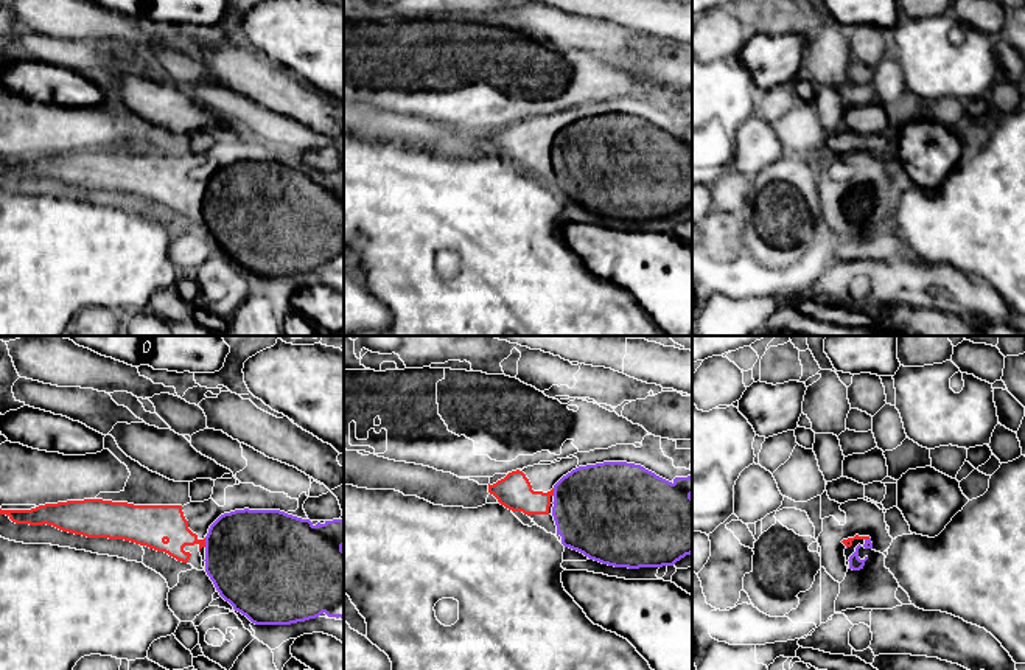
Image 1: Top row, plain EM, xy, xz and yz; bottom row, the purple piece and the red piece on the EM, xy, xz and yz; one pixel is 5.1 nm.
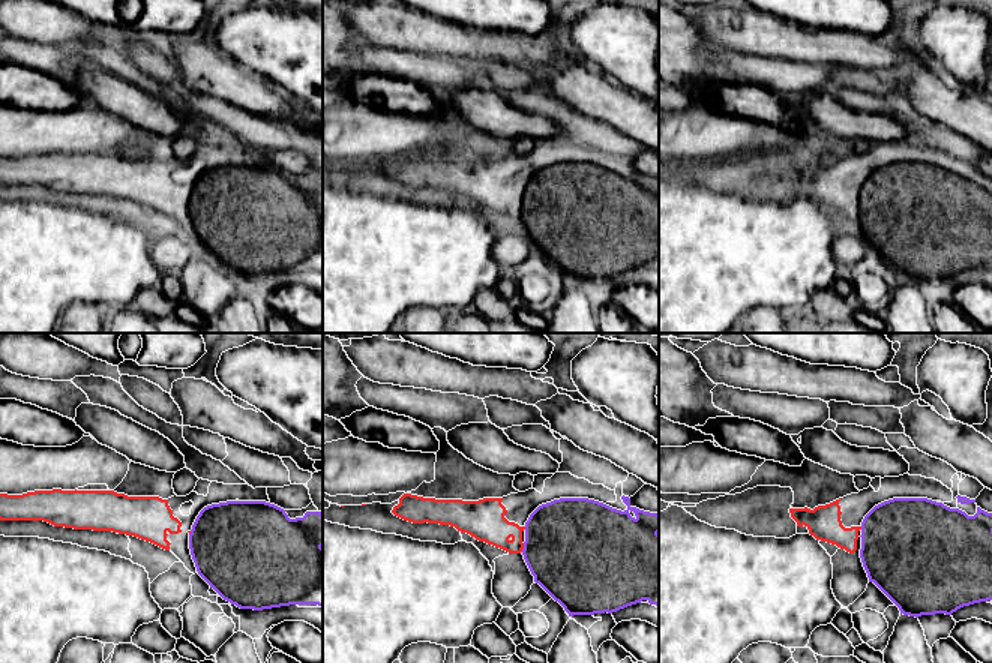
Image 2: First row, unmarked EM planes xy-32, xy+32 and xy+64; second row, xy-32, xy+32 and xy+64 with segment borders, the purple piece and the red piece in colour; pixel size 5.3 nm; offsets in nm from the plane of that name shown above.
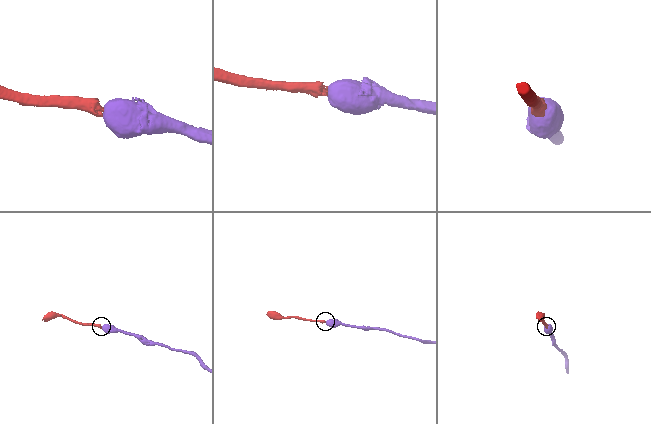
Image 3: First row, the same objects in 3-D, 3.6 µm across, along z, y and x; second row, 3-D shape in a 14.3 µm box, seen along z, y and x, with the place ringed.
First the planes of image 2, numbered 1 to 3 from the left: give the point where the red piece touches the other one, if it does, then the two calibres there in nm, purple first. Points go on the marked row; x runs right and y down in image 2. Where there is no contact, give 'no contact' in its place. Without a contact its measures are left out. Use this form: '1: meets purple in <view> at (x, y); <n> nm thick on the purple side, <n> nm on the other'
1: meets purple in xy-32 at (191, 533); 480 nm thick on the purple side, 20 nm on the other
2: meets purple in xy+32 at (524, 548); 500 nm thick on the purple side, 200 nm on the other
3: no contact

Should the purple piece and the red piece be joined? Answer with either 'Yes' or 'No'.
Yes

